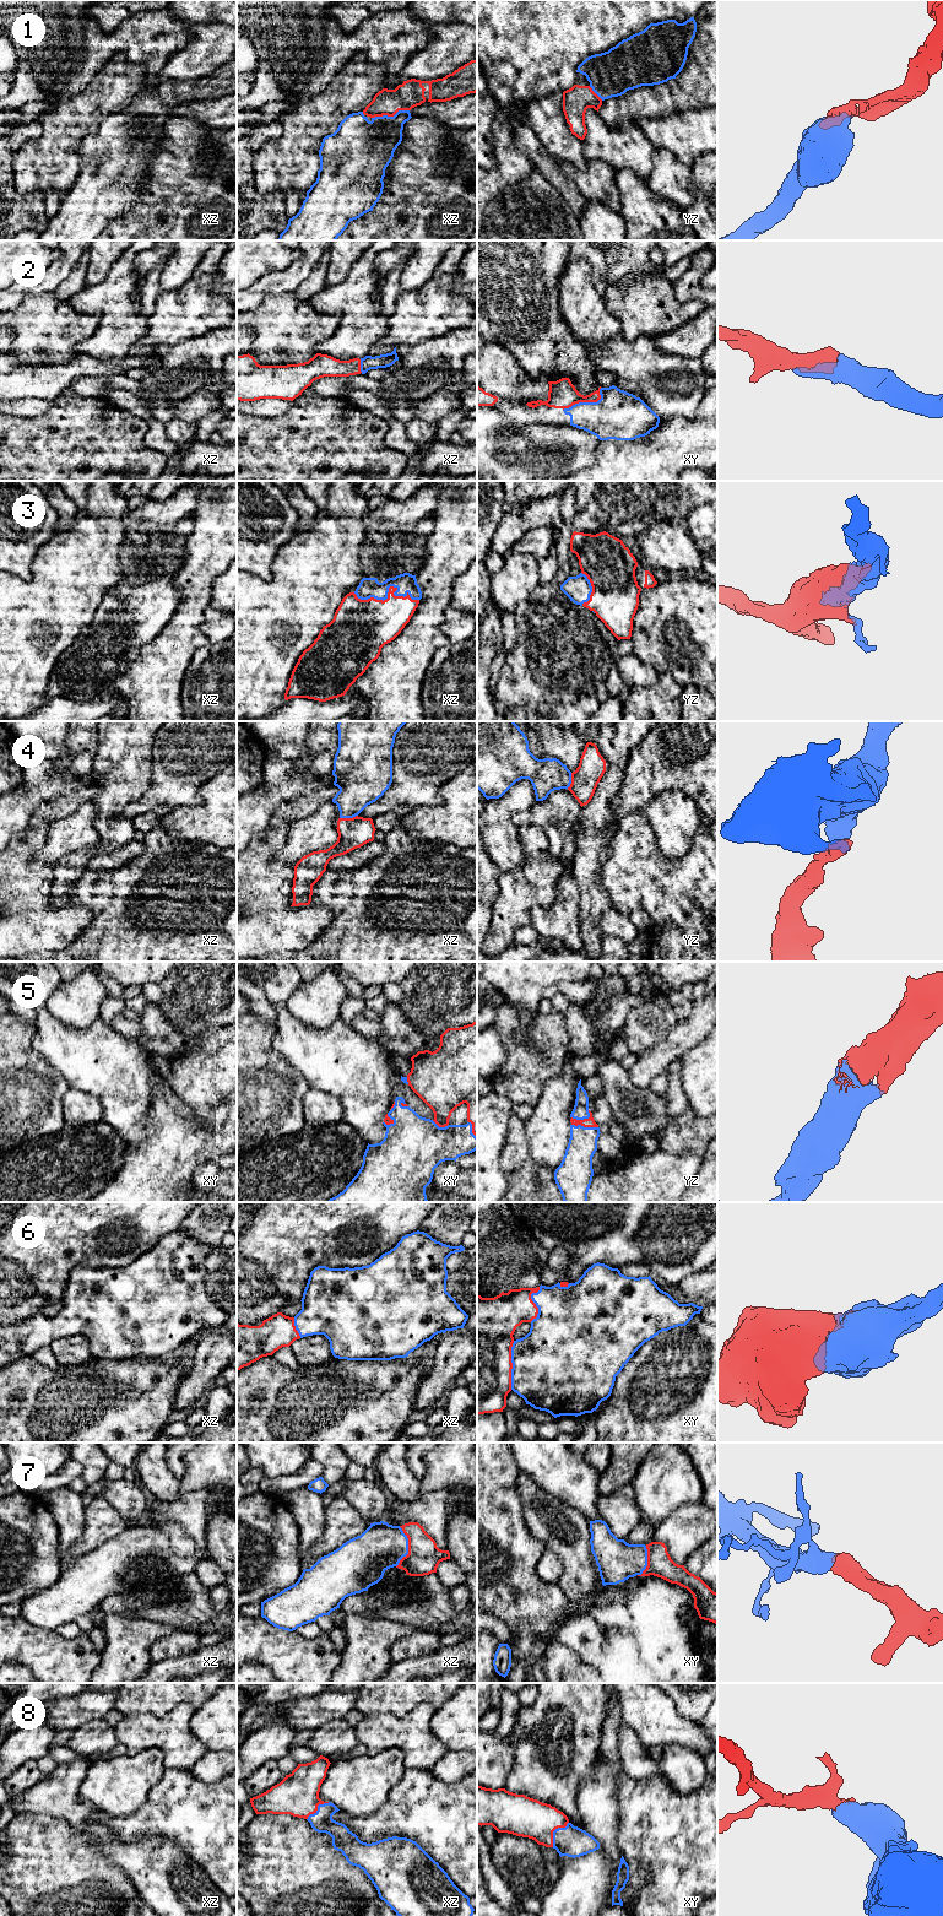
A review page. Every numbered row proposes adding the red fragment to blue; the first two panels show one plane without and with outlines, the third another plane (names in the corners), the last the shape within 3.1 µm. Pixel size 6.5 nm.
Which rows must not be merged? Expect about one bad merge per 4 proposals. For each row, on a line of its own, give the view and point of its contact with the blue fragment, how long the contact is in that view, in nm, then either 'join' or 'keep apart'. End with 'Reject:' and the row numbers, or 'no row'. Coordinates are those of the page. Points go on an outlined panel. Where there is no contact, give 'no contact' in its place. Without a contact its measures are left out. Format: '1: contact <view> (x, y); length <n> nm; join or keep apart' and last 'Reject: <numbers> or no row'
1: contact xz (390, 117); length 260 nm; join
2: contact xy (586, 402); length 300 nm; join
3: contact xz (388, 590); length 440 nm; join
4: contact xz (348, 817); length 120 nm; join
5: contact yz (585, 1127); length 180 nm; join
6: contact xy (513, 1365); length 320 nm; join
7: contact xz (407, 1547); length 280 nm; join
8: contact xy (553, 1831); length 200 nm; join
Reject: no row

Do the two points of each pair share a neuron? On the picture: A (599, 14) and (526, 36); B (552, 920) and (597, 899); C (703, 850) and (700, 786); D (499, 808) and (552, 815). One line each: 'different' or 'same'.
A: same
B: different
C: different
D: different

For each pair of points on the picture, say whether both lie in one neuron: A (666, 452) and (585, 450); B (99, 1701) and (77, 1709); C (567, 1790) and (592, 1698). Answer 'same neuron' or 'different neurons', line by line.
A: different neurons
B: same neuron
C: same neuron

